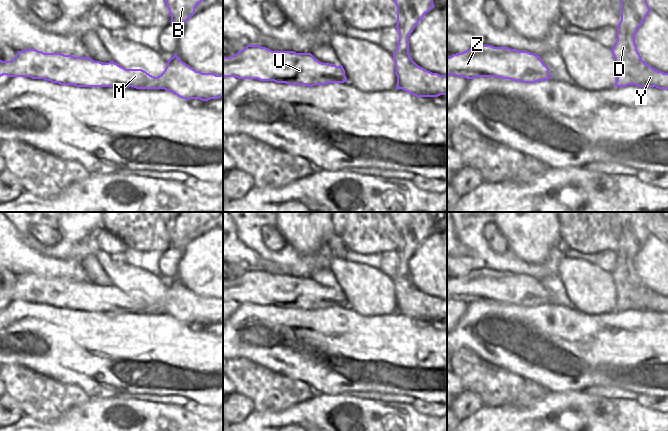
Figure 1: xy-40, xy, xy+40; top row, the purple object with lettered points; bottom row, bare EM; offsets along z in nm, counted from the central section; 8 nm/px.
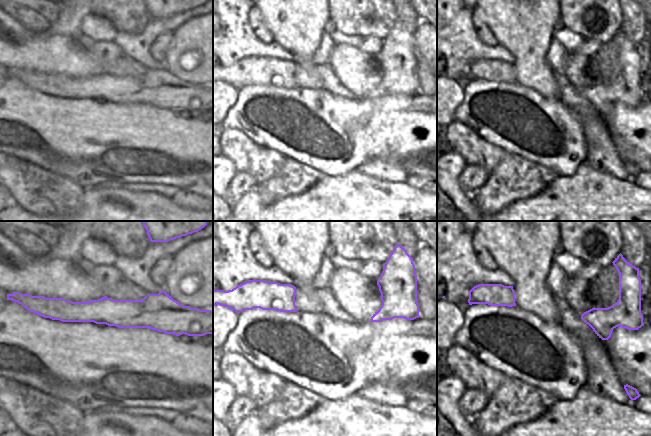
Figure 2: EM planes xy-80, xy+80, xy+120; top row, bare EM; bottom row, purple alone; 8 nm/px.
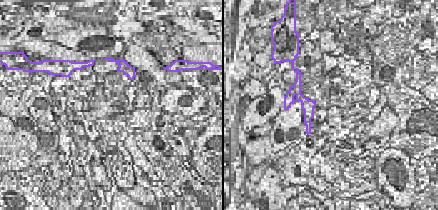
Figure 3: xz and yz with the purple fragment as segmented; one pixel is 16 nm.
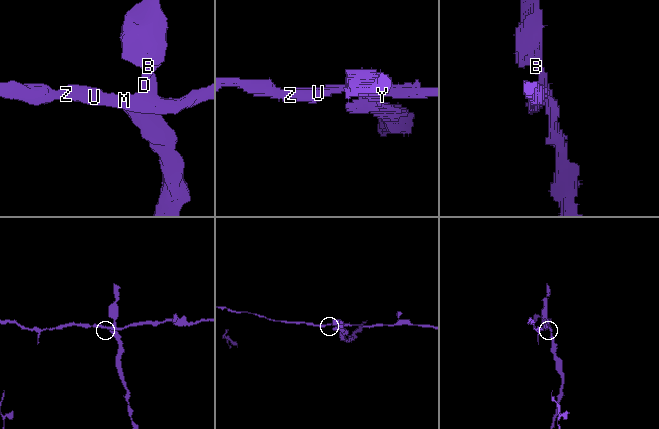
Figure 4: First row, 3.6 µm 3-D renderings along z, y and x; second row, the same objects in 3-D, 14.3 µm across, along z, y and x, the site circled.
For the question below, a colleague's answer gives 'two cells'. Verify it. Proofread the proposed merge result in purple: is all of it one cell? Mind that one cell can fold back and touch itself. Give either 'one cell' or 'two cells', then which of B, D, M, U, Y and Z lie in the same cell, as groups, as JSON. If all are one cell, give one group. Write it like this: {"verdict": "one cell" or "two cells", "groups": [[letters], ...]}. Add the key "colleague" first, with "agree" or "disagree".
{"colleague": "agree", "verdict": "two cells", "groups": [["B", "D"], ["M", "U", "Y", "Z"]]}

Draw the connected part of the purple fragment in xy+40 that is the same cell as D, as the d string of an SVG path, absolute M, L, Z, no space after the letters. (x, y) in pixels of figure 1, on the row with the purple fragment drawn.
M621 0L621 20L617 26L617 40L611 49L617 64L615 87L633 85L633 72L641 60L635 36L650 12L647 0Z

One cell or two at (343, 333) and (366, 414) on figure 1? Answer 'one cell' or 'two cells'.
two cells

